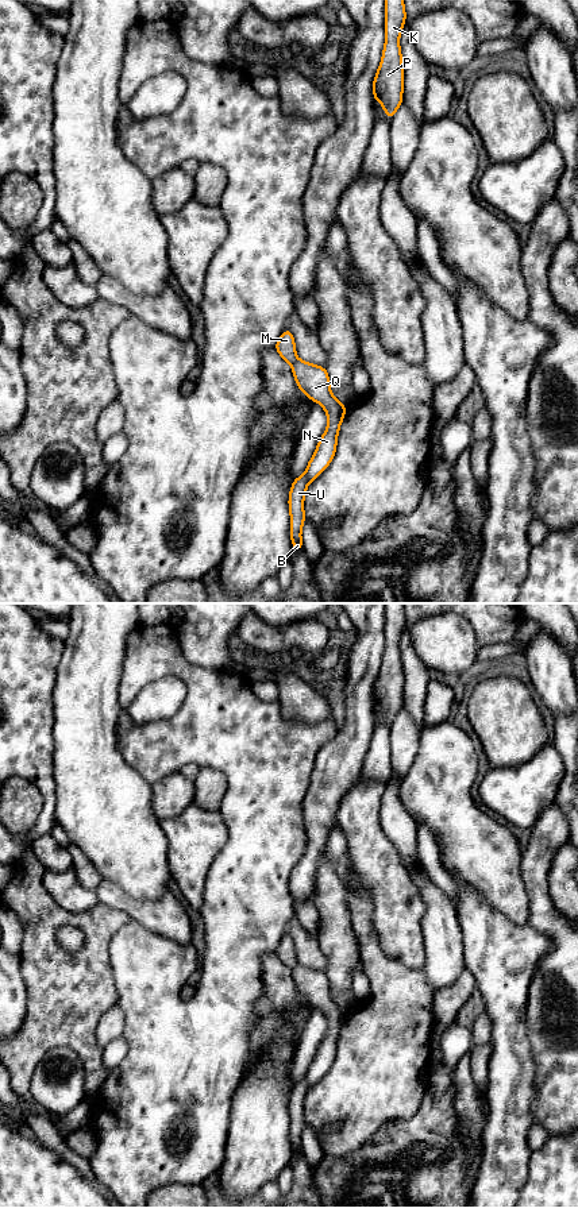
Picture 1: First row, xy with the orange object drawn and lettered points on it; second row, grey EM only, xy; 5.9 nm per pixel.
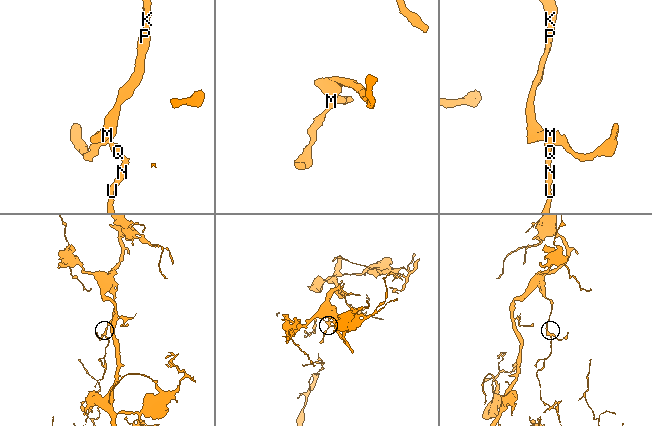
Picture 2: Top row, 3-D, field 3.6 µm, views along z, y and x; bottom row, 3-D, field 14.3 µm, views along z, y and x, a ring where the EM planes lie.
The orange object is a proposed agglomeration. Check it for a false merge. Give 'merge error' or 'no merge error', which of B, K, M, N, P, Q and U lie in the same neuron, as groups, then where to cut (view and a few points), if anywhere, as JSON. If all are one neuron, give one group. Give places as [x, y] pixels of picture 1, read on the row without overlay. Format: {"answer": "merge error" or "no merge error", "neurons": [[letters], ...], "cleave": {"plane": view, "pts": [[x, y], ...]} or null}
{"answer": "merge error", "neurons": [["B", "N", "Q", "U"], ["K", "M", "P"]], "cleave": {"plane": "xy", "pts": [[297, 964], [291, 968]]}}

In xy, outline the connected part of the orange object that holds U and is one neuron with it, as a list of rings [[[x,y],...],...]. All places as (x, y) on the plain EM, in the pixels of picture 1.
[[[297,964],[292,968],[292,976],[300,995],[312,1006],[320,1008],[328,1023],[327,1034],[320,1042],[305,1077],[300,1082],[294,1082],[289,1097],[288,1108],[290,1116],[290,1143],[293,1153],[296,1155],[301,1155],[301,1134],[305,1126],[305,1096],[308,1089],[327,1073],[335,1061],[338,1038],[347,1010],[342,1010],[331,997],[330,981],[325,972],[315,970]]]

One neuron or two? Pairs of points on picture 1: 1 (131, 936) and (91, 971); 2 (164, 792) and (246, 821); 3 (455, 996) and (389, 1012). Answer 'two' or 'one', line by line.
1: two
2: two
3: two

